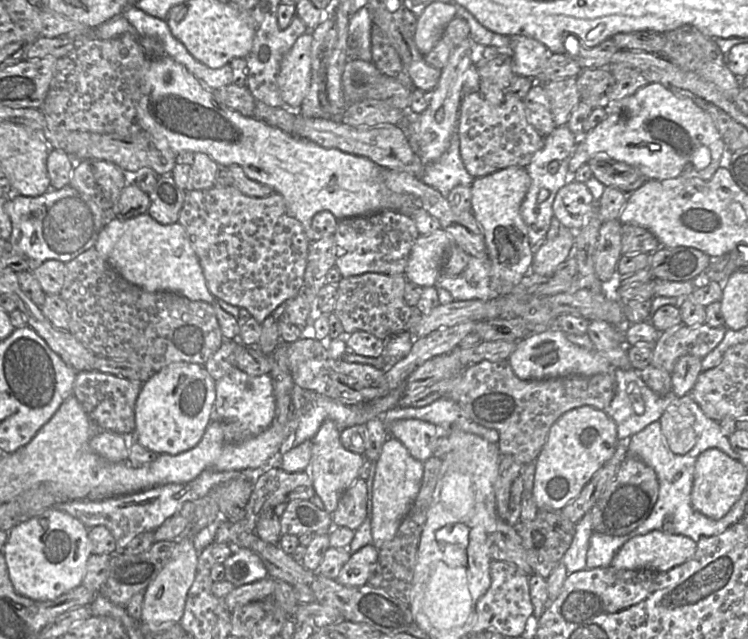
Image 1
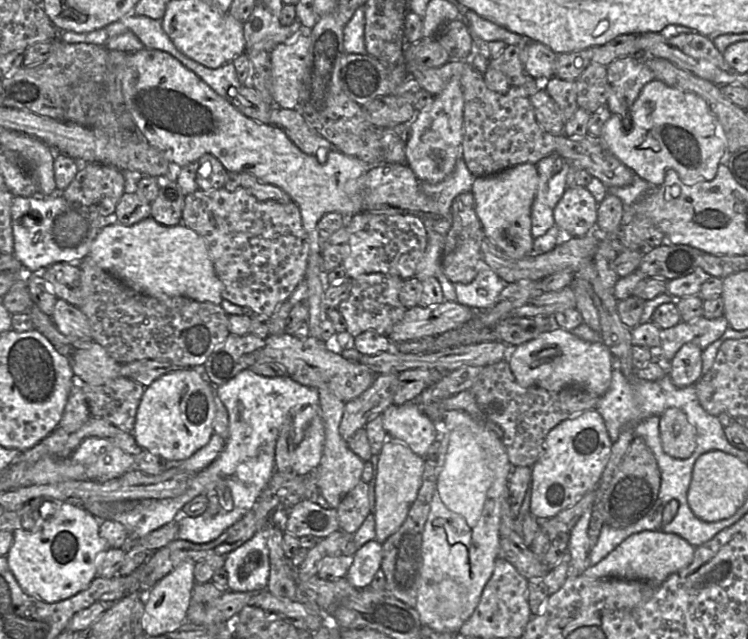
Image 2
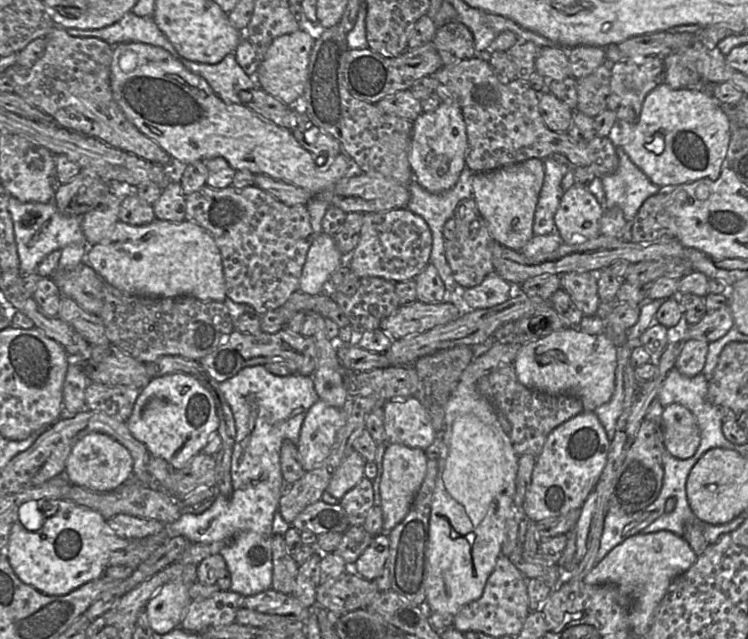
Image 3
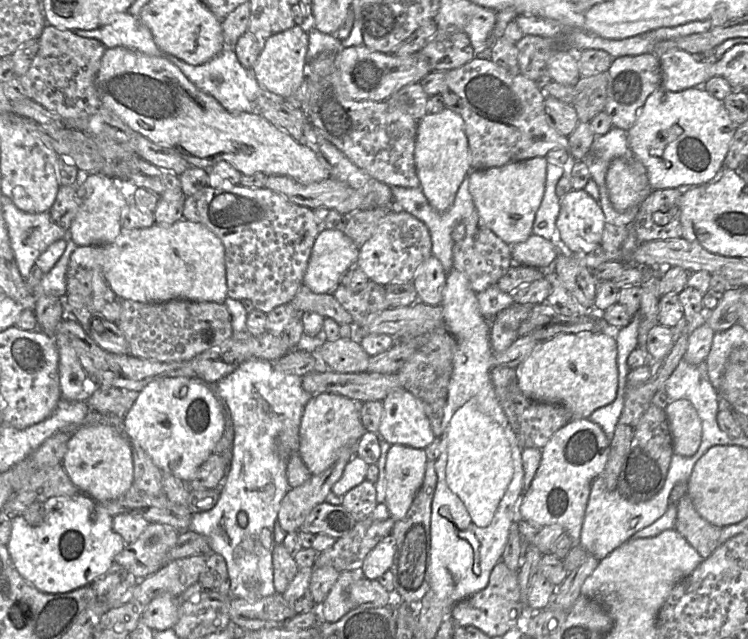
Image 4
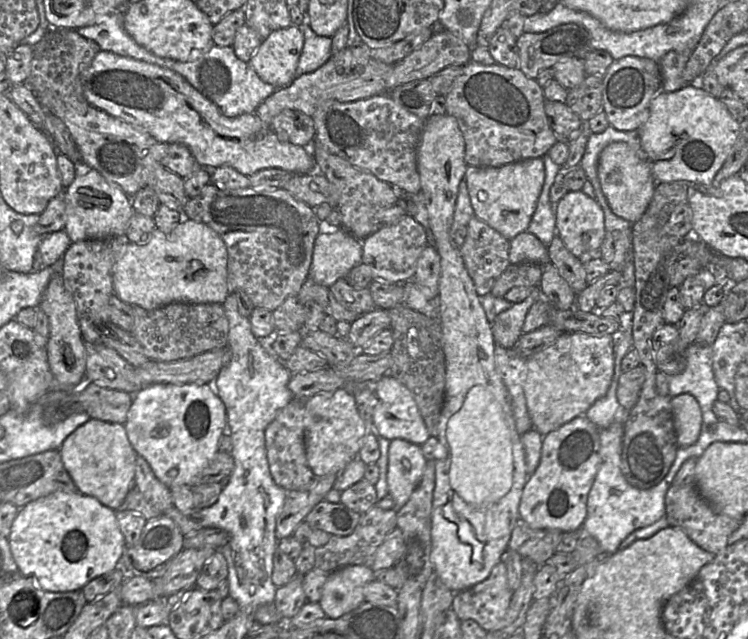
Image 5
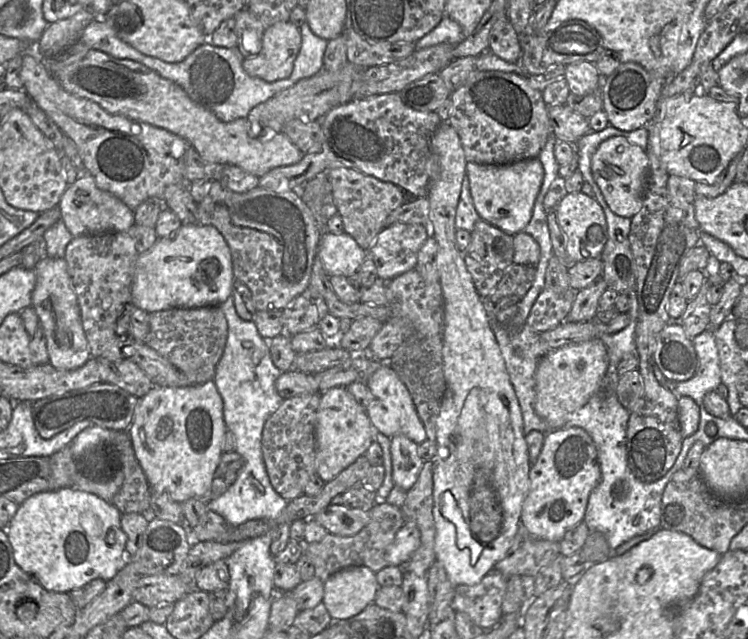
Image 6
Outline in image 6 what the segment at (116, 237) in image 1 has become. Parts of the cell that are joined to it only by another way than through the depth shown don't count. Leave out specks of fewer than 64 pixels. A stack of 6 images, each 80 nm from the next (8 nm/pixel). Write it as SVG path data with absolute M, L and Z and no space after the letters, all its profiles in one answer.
M182 224L170 237L158 238L146 252L138 254L131 285L131 301L147 313L172 308L198 308L219 306L232 293L234 280L230 248L221 233L211 225Z

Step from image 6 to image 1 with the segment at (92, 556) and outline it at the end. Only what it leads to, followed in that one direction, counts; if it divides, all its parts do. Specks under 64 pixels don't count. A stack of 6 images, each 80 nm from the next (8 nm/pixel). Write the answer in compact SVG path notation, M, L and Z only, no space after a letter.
M55 507L48 508L42 514L13 527L9 531L2 554L15 591L35 601L51 601L80 586L87 560L92 555L92 544L88 531L89 529L78 519Z

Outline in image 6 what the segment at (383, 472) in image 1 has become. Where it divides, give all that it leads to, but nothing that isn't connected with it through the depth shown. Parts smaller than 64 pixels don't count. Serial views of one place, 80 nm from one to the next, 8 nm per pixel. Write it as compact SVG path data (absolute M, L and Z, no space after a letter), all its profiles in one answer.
M405 435L391 437L392 479L395 486L406 492L414 486L424 465L418 447Z

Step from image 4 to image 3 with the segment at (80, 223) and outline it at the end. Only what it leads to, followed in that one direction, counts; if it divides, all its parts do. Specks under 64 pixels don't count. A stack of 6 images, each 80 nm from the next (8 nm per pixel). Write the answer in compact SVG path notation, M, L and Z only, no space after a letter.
M110 193L97 208L82 216L82 231L88 246L95 245L106 238L119 221L120 198Z

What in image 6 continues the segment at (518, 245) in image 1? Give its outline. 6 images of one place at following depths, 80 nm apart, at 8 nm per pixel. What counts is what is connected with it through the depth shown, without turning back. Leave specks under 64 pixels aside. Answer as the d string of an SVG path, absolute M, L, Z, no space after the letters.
M537 157L503 165L467 162L466 175L469 178L475 209L481 219L511 235L525 229L531 220L534 204L544 179L544 167Z

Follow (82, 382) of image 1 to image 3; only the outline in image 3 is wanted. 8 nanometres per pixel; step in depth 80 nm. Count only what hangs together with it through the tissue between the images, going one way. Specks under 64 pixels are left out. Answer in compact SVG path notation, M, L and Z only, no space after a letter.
M89 382L85 389L85 409L102 412L121 422L131 415L140 390Z

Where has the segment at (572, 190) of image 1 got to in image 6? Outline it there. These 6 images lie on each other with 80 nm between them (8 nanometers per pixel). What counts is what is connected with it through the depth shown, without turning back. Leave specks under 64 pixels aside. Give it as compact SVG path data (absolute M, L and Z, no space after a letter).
M582 191L566 193L555 209L558 222L566 235L566 250L570 258L576 263L600 258L608 240L608 226L605 213L596 198Z

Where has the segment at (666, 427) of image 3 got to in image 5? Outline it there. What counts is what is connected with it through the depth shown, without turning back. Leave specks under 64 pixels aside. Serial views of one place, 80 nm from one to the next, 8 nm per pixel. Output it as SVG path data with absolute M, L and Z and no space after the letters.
M691 394L672 397L674 426L679 447L694 445L702 428L702 411Z

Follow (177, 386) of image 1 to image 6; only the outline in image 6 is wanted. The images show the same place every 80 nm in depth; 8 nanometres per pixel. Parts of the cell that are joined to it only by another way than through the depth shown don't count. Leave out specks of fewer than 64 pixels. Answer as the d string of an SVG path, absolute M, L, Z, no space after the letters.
M210 380L178 388L154 385L146 395L138 398L128 436L151 490L167 494L173 501L182 503L194 497L202 499L210 490L223 453L222 443L226 431L222 398L214 381Z

